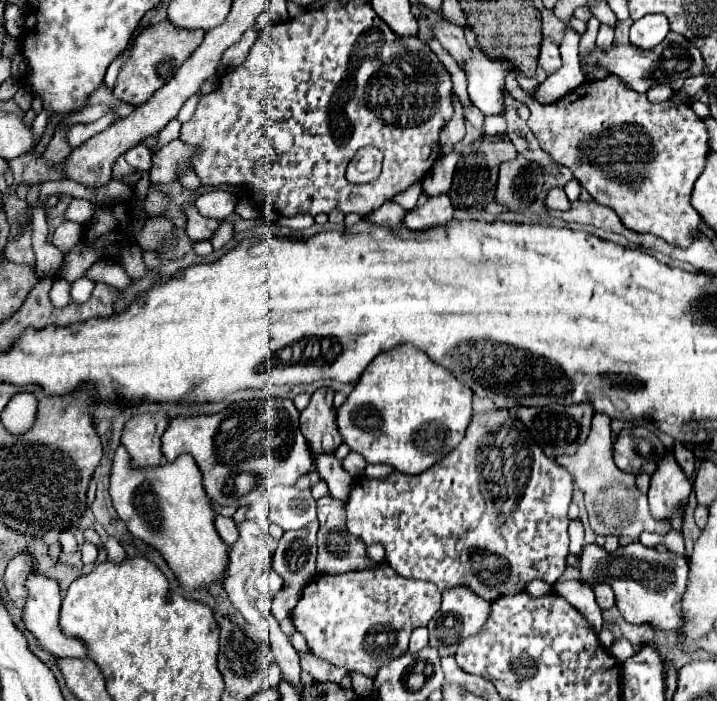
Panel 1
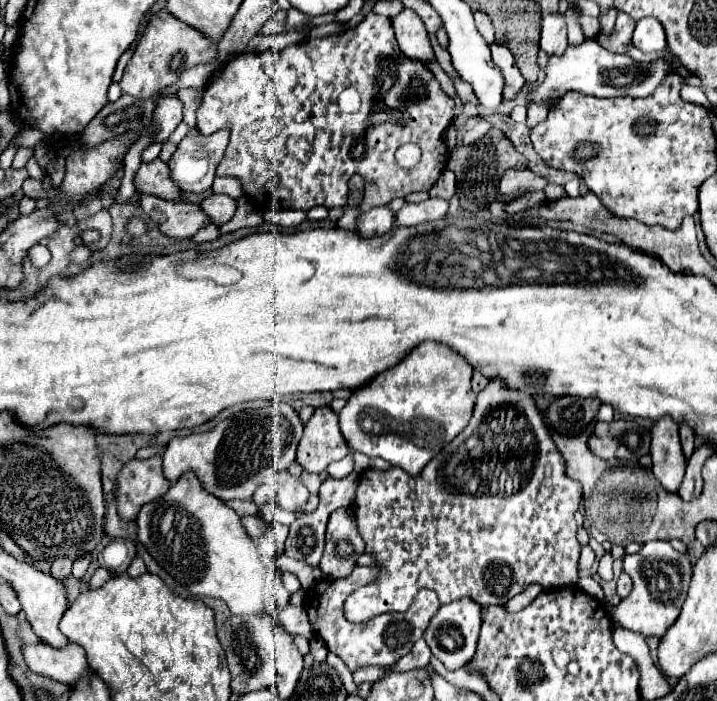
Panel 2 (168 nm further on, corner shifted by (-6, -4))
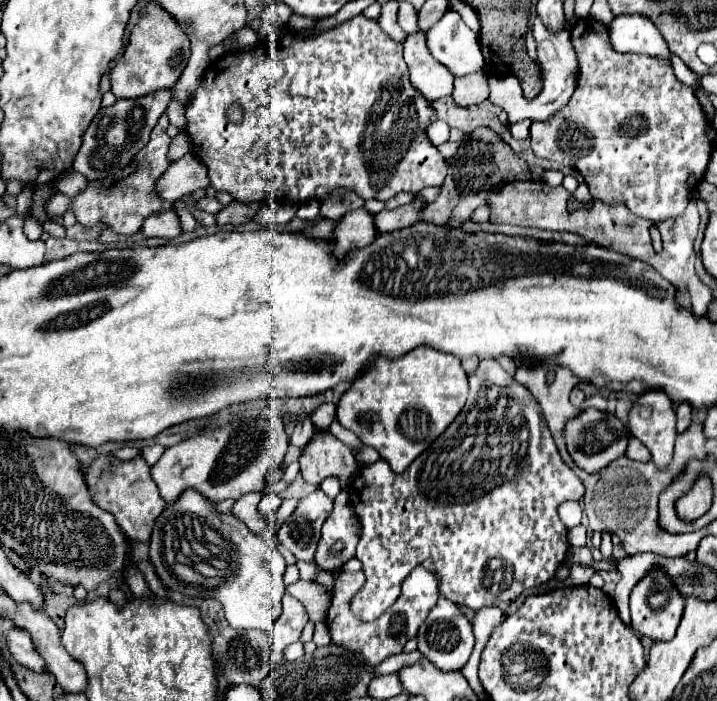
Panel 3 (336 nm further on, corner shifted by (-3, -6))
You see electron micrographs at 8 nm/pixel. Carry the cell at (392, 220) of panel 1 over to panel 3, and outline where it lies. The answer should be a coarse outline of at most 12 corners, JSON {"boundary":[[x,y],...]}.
{"boundary":[[366,209],[336,223],[336,253],[370,245],[378,231]]}

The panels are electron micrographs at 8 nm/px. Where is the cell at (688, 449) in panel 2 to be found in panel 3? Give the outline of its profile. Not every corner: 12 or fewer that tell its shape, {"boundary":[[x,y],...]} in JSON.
{"boundary":[[676,405],[676,431],[684,433],[692,423],[692,407]]}

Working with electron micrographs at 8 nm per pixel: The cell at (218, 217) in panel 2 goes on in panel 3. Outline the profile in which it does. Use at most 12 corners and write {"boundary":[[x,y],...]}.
{"boundary":[[204,197],[198,201],[202,211],[216,215],[222,205],[214,197]]}

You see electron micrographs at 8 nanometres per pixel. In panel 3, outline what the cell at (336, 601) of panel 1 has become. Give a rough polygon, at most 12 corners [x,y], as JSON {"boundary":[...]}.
{"boundary":[[416,567],[394,609],[376,623],[348,609],[362,573],[334,579],[326,613],[334,645],[376,667],[402,653],[438,601],[438,581]]}

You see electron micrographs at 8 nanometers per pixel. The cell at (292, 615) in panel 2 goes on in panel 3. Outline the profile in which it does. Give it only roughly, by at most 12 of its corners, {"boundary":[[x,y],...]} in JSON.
{"boundary":[[186,489],[154,521],[150,561],[234,629],[270,633],[286,563]]}

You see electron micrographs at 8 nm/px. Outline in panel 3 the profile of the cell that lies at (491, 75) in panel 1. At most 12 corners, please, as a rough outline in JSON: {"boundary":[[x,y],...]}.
{"boundary":[[452,7],[426,33],[456,77],[486,69],[480,35]]}

